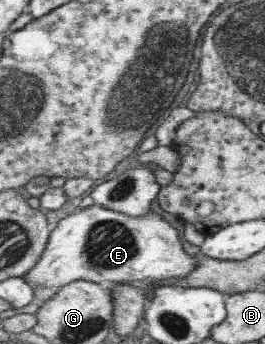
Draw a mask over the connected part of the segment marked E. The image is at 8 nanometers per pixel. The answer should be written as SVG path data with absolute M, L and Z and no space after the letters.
M97 203L85 209L77 209L58 223L51 234L50 244L39 265L24 278L27 283L39 291L43 285L65 288L66 285L79 280L112 284L114 282L143 281L143 279L185 278L190 277L199 266L200 259L197 255L185 251L179 231L157 213L150 211L146 215L127 215L115 209L107 209L106 205Z

